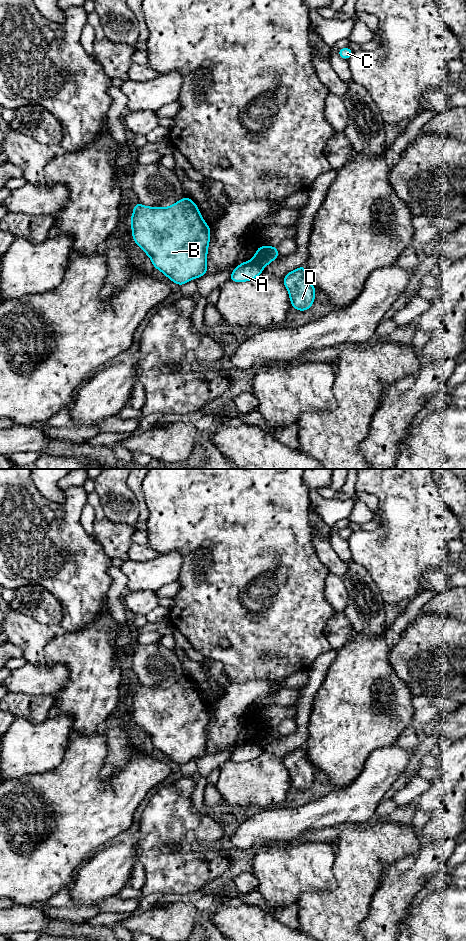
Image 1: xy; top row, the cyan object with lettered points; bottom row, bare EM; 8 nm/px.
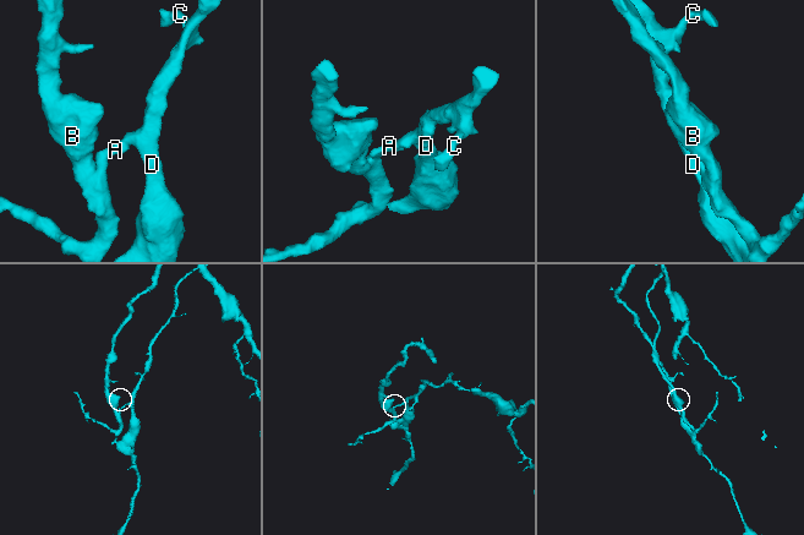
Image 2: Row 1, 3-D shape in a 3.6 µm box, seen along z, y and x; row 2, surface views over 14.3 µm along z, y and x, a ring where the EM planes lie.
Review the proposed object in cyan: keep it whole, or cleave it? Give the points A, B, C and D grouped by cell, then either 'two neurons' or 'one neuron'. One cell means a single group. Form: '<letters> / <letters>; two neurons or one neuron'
A B / C D; two neurons

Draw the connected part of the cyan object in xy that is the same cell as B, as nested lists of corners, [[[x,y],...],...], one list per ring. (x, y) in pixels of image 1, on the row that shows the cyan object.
[[[184,197],[170,207],[148,207],[134,204],[131,215],[132,237],[147,254],[153,266],[179,286],[207,273],[210,230],[197,205]]]

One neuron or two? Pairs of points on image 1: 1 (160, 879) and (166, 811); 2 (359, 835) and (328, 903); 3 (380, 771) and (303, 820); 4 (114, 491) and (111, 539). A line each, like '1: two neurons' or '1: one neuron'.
1: one neuron
2: one neuron
3: one neuron
4: two neurons

